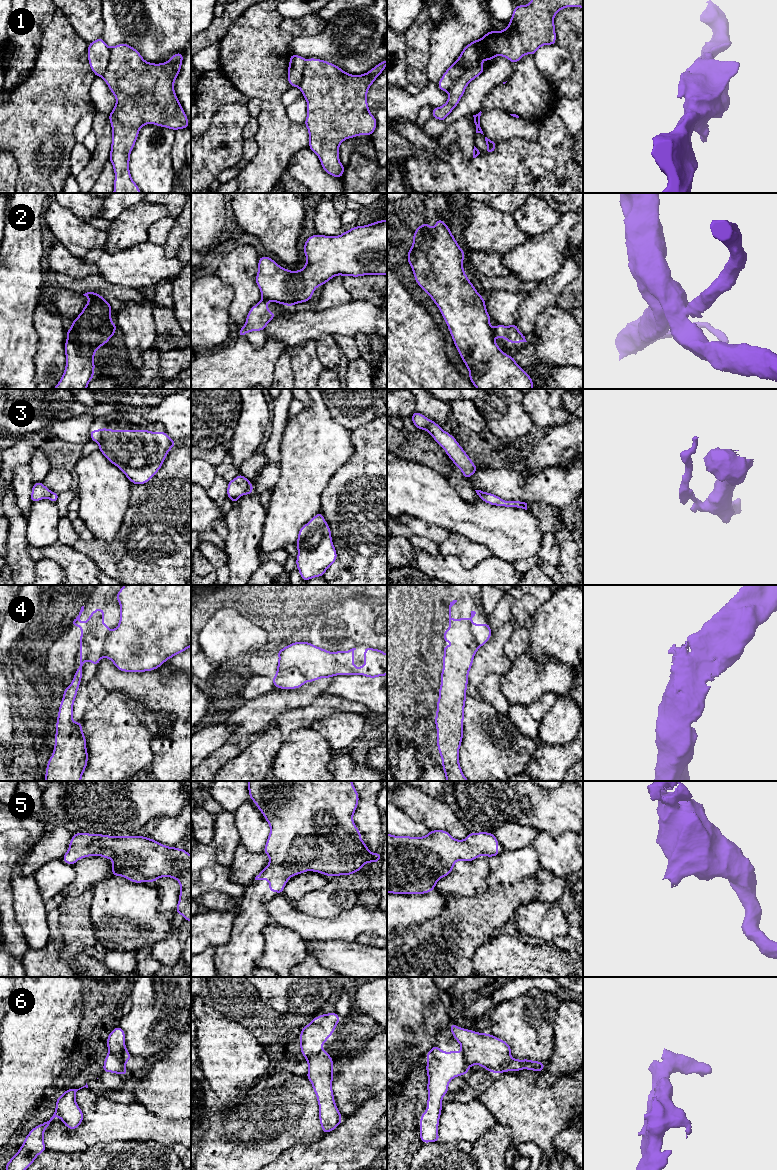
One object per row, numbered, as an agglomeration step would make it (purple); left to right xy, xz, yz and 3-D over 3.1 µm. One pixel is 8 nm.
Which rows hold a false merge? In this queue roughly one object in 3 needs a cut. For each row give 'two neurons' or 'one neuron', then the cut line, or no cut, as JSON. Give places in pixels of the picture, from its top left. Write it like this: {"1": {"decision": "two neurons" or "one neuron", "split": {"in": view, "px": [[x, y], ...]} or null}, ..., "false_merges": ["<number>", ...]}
{"1": {"decision": "two neurons", "split": {"in": "yz", "px": [[480, 39], [480, 58], [467, 67], [447, 90]]}}, "2": {"decision": "two neurons", "split": {"in": "yz", "px": [[494, 329], [493, 336]]}}, "3": {"decision": "two neurons", "split": {"in": "xz", "px": [[249, 481], [243, 493]]}}, "4": {"decision": "two neurons", "split": {"in": "yz", "px": [[449, 628], [468, 629], [474, 641], [475, 652]]}}, "5": {"decision": "one neuron", "split": null}, "6": {"decision": "two neurons", "split": {"in": "xy", "px": [[109, 1052], [118, 1055], [125, 1064]]}}, "false_merges": ["1", "2", "3", "4", "6"]}

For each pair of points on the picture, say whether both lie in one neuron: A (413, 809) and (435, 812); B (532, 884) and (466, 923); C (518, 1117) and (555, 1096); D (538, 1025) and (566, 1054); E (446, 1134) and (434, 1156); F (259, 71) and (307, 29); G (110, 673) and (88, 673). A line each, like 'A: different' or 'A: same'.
A: same
B: same
C: same
D: different
E: different
F: different
G: different

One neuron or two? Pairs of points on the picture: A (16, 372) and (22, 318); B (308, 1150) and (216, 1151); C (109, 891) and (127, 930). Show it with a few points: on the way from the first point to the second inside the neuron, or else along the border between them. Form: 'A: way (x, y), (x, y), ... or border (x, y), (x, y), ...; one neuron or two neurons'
A: way (16, 359), (16, 331); one neuron
B: border (308, 1142), (295, 1144), (286, 1149), (276, 1159); two neurons
C: way (116, 901), (127, 920); one neuron

